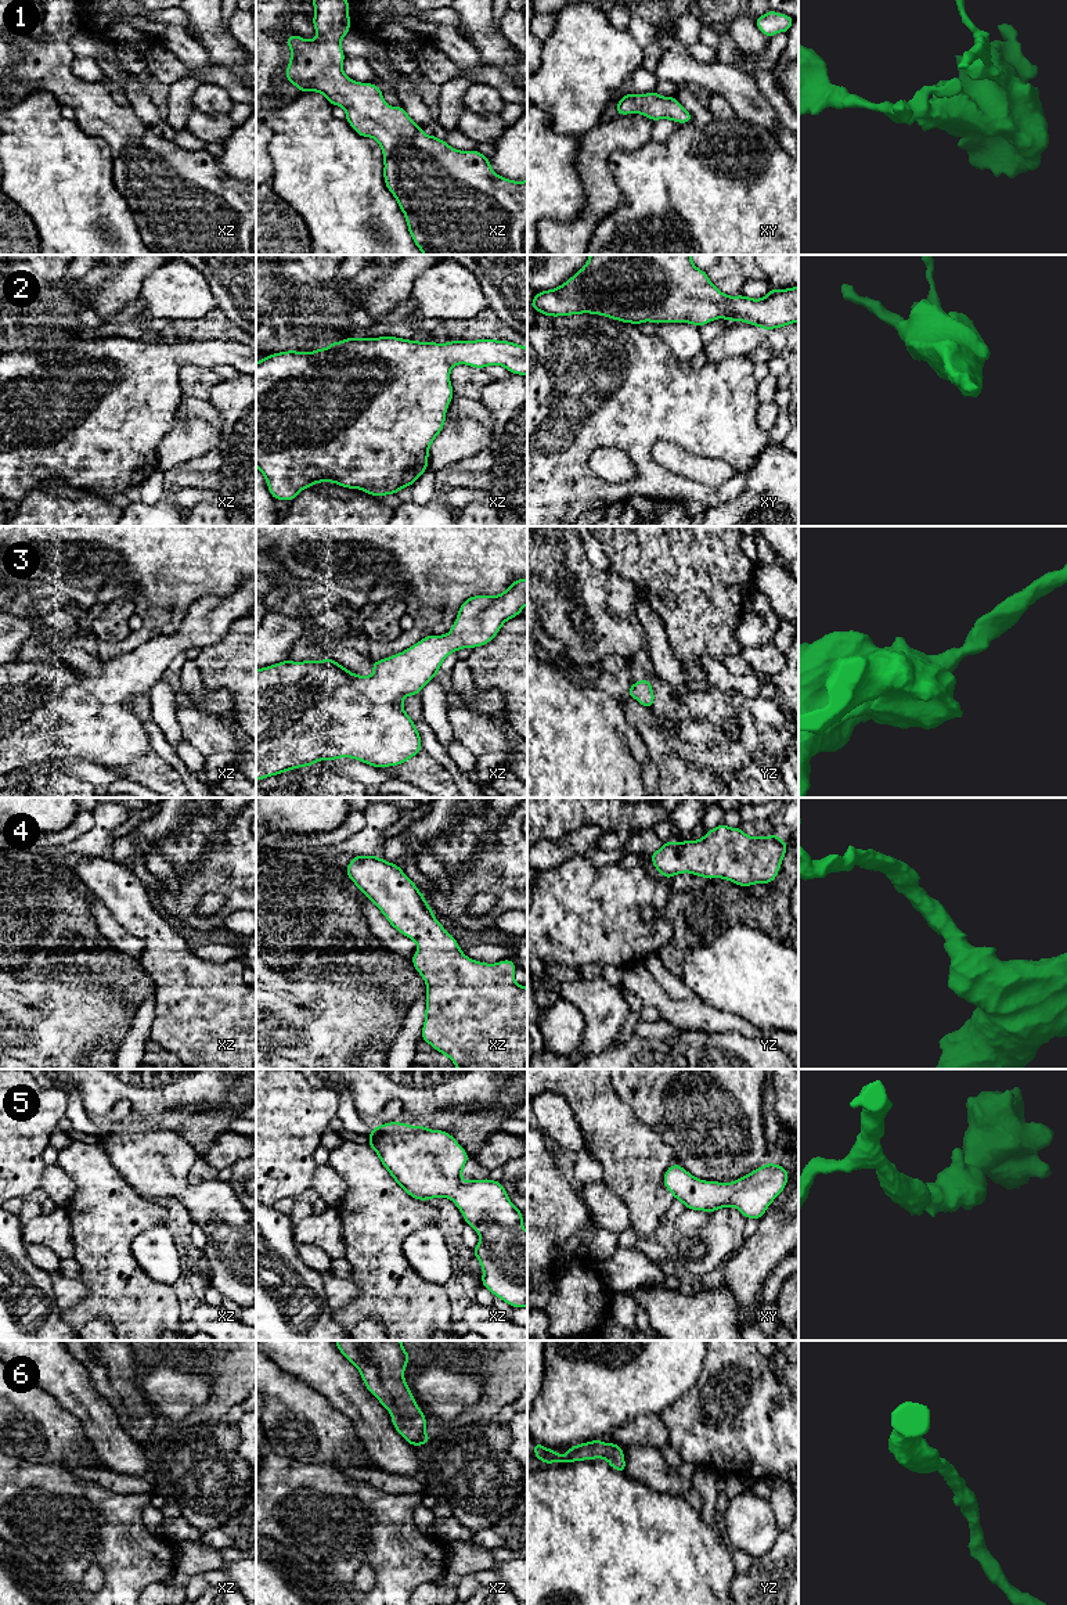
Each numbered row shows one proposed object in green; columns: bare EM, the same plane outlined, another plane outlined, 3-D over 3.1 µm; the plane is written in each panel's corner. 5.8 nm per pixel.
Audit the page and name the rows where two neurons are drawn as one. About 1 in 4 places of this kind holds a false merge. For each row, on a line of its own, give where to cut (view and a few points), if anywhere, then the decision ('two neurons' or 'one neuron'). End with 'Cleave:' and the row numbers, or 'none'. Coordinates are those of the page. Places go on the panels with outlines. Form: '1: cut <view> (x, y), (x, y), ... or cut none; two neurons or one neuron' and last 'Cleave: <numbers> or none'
1: cut none; one neuron
2: cut none; one neuron
3: cut none; one neuron
4: cut none; one neuron
5: cut none; one neuron
6: cut none; one neuron
Cleave: none

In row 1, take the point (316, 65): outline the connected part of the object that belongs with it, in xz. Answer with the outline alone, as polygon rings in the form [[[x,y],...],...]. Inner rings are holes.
[[[313,0],[316,15],[311,19],[317,32],[314,40],[304,40],[298,35],[292,35],[285,39],[285,43],[291,47],[291,61],[285,71],[288,82],[295,84],[299,91],[318,91],[325,96],[325,98],[332,105],[339,105],[346,111],[346,122],[350,123],[354,132],[363,137],[371,137],[378,141],[383,152],[383,177],[385,184],[393,197],[397,199],[400,209],[403,210],[408,231],[412,237],[415,245],[421,249],[423,255],[527,255],[527,180],[525,181],[512,181],[498,176],[490,166],[489,158],[480,154],[479,151],[458,151],[450,147],[446,141],[439,137],[425,134],[421,127],[407,115],[403,107],[389,107],[383,100],[382,91],[376,84],[372,83],[360,83],[349,79],[343,73],[342,64],[345,61],[345,54],[340,47],[342,39],[350,30],[350,18],[349,18],[349,0]]]

